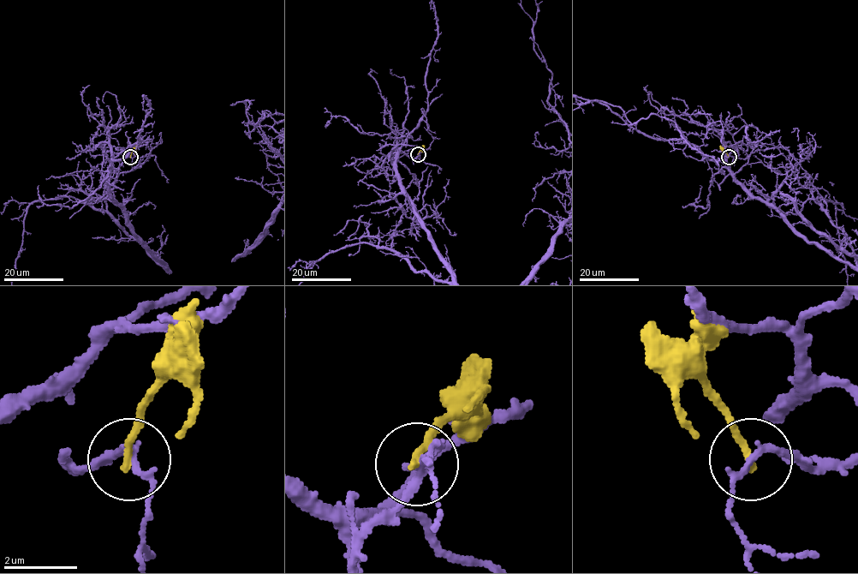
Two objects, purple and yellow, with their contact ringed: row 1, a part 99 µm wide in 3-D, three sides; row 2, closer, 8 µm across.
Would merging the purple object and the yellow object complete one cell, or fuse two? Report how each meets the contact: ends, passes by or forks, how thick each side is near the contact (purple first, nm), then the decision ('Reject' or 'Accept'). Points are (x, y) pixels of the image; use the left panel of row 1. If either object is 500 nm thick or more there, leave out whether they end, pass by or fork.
At the ring purple passes by. At the ring yellow ends. Thickness 190 nm (purple) against 200 nm. Reject

